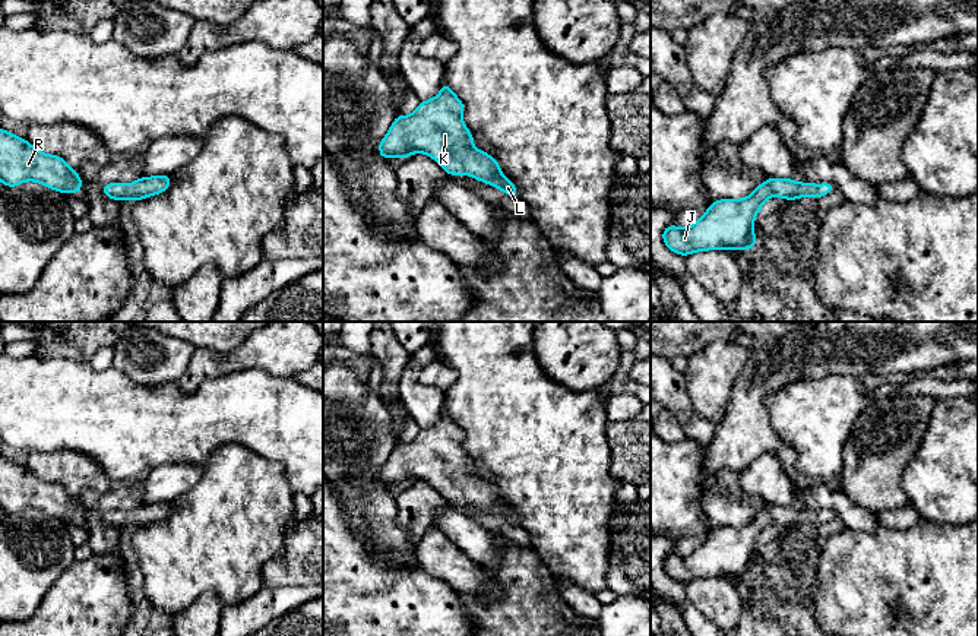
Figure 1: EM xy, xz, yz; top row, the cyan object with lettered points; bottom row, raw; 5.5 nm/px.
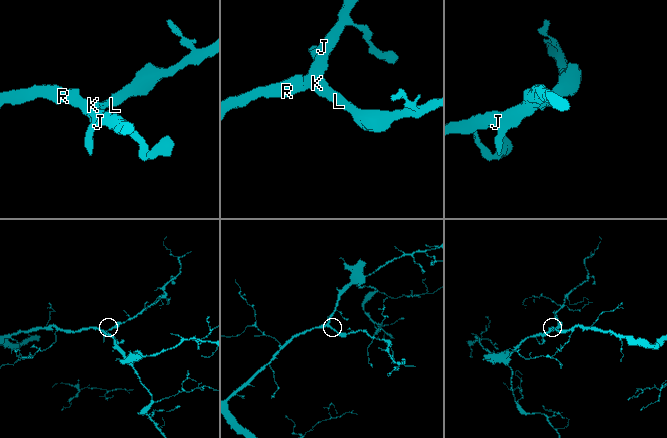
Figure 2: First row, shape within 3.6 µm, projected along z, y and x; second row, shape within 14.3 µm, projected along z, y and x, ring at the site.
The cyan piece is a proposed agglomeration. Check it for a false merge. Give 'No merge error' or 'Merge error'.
No merge error

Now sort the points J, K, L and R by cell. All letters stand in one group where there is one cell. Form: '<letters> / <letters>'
J K L R

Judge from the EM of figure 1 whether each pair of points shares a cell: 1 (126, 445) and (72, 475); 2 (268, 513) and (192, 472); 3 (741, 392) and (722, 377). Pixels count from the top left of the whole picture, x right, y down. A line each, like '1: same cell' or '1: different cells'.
1: different cells
2: different cells
3: different cells

